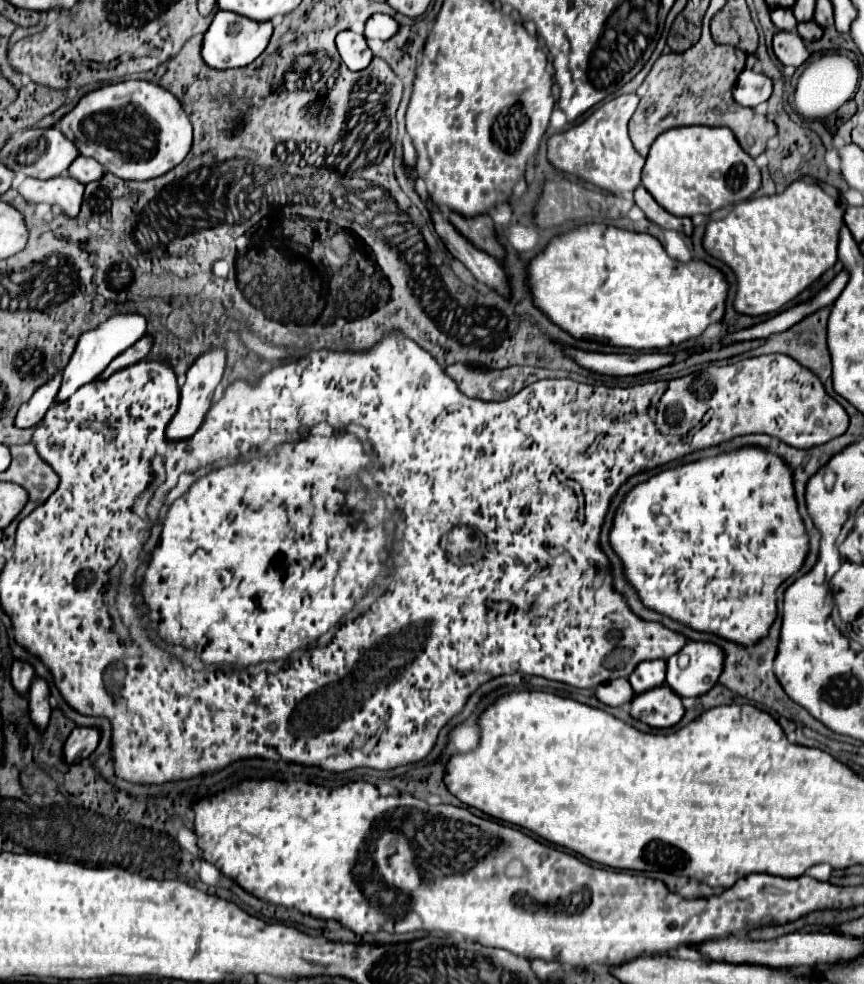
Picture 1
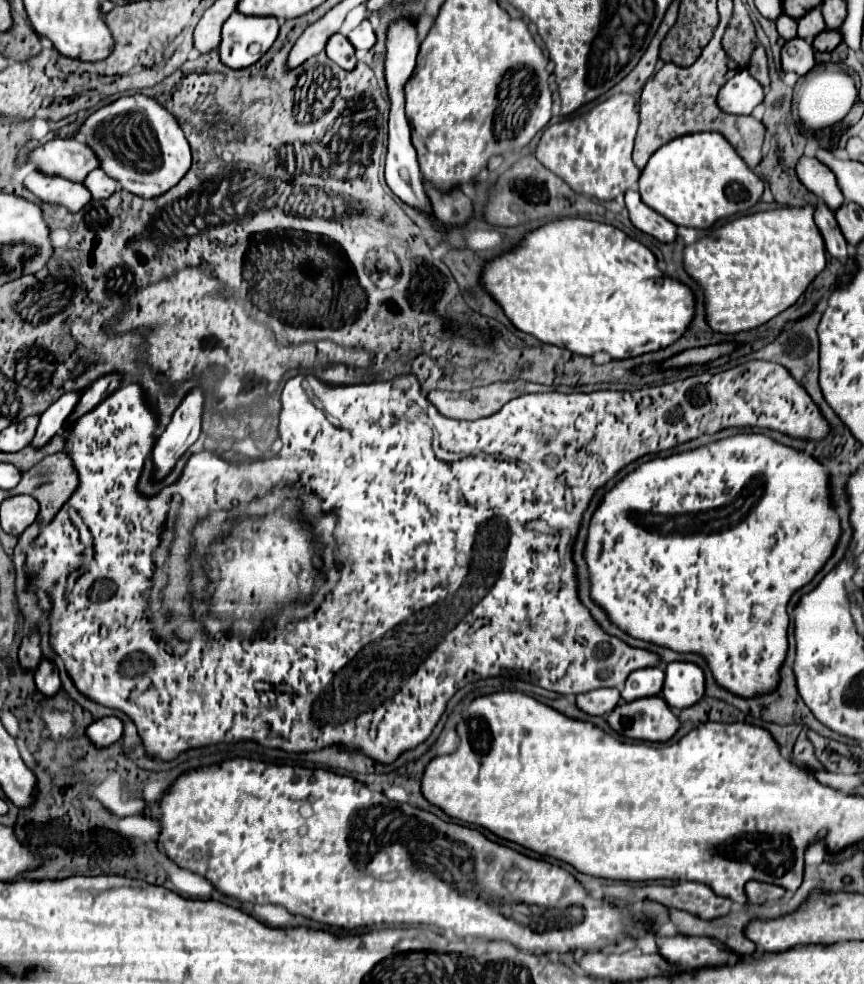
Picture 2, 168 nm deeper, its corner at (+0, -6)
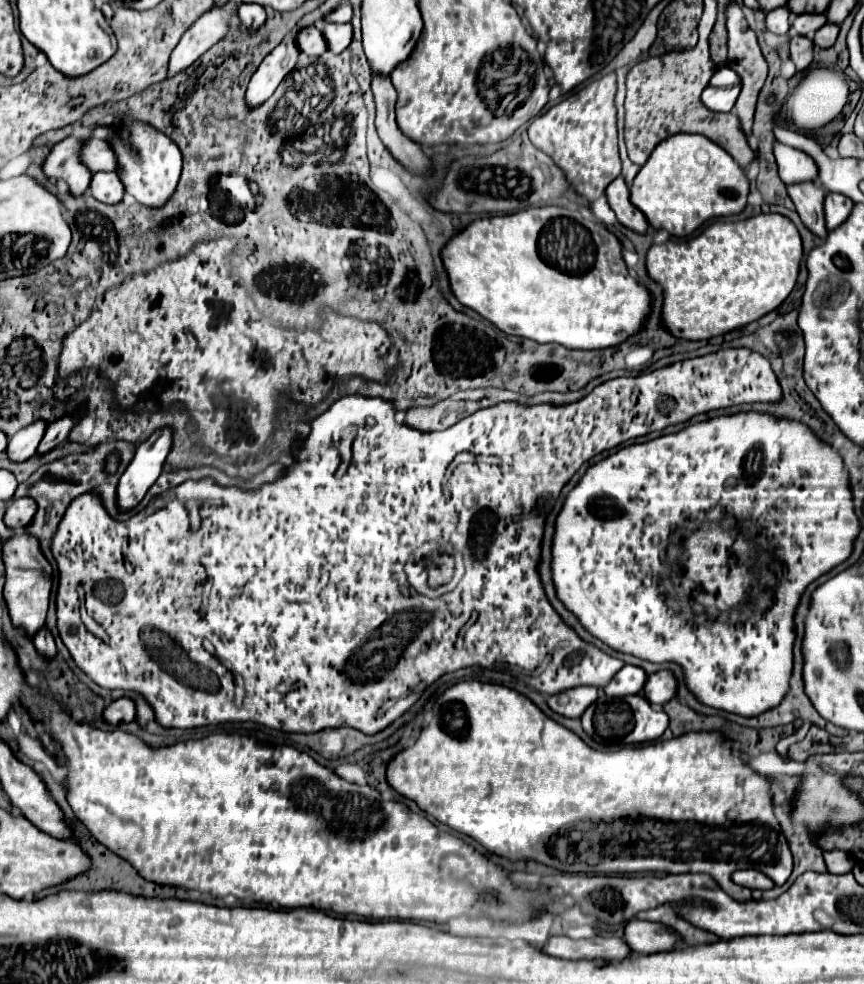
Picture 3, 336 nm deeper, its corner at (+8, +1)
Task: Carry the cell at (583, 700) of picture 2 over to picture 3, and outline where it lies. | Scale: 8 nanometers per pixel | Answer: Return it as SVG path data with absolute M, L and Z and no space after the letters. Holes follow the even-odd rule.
M574 687L568 691L570 701L566 705L558 703L558 695L552 695L548 699L548 705L552 707L552 711L564 715L564 717L580 717L582 711L586 711L586 707L590 707L590 703L594 703L594 699L598 699L600 689L598 687Z

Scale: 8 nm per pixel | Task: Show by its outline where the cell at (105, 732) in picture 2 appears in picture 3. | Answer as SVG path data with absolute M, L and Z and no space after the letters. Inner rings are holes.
M122 697L118 701L112 701L104 709L104 721L108 725L124 725L124 723L130 723L134 717L136 717L134 703L130 699L126 699L126 697Z

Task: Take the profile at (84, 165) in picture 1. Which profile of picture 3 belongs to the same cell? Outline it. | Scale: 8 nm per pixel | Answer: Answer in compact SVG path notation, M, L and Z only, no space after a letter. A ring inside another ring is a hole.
M94 173L92 181L90 181L90 193L92 197L96 197L102 203L120 203L122 201L122 181L118 179L116 173Z

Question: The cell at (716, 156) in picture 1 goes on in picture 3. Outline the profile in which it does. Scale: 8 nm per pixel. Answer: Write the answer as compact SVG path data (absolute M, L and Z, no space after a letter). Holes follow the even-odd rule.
M676 133L656 145L646 165L634 177L630 199L638 209L642 209L642 213L646 215L652 227L662 227L676 237L686 237L712 217L726 217L726 215L740 213L746 207L748 191L750 191L750 181L746 173L740 169L740 165L734 159L730 159L726 151L722 151L722 147L714 145L704 135Z

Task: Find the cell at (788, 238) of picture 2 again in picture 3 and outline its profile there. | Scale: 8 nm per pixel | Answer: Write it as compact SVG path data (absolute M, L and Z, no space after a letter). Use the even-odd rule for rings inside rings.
M760 213L744 221L716 221L690 241L672 241L652 245L646 269L652 279L664 287L664 325L682 339L710 339L732 329L744 327L774 311L794 289L804 257L802 239L796 225L780 213Z

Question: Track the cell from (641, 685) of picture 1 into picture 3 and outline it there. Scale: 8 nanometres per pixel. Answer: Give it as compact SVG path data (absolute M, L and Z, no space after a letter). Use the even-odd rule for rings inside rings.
M624 665L618 675L614 675L614 679L604 687L606 695L634 695L640 693L646 685L646 671L634 665Z

